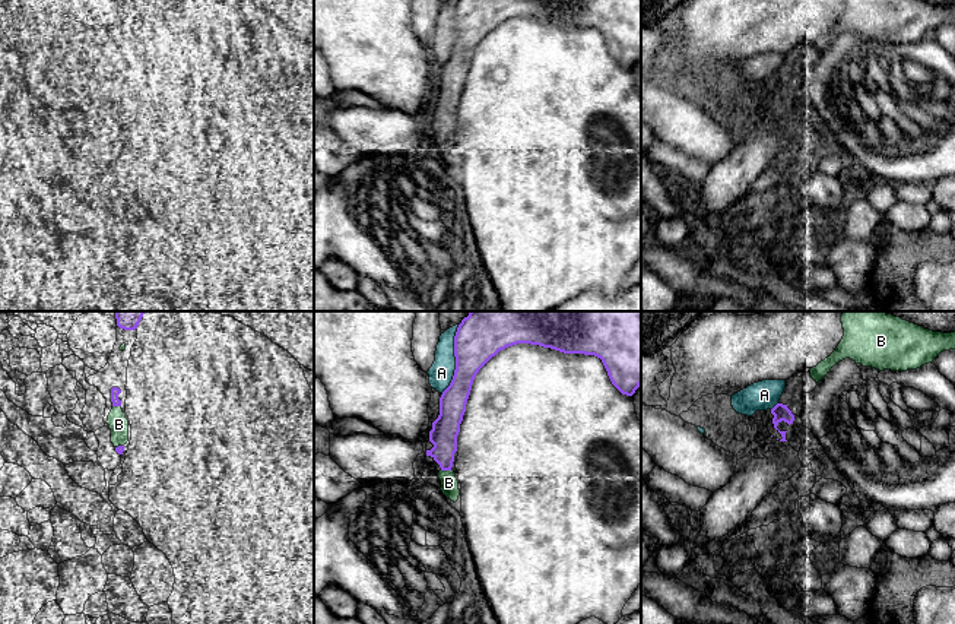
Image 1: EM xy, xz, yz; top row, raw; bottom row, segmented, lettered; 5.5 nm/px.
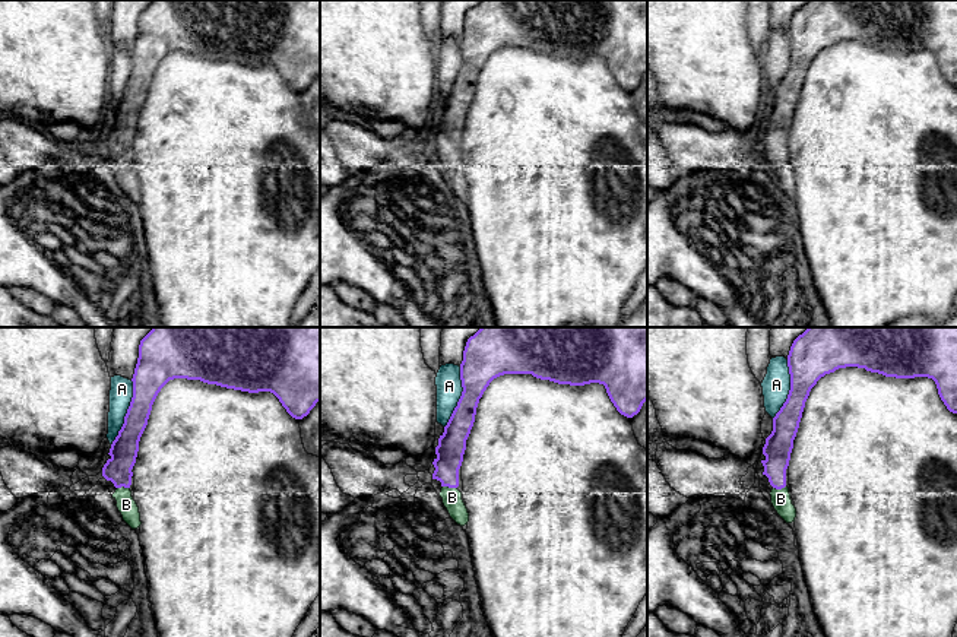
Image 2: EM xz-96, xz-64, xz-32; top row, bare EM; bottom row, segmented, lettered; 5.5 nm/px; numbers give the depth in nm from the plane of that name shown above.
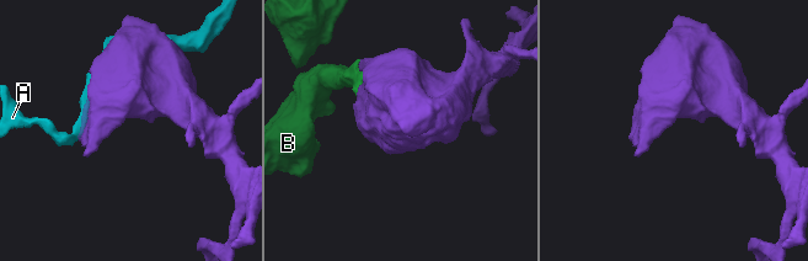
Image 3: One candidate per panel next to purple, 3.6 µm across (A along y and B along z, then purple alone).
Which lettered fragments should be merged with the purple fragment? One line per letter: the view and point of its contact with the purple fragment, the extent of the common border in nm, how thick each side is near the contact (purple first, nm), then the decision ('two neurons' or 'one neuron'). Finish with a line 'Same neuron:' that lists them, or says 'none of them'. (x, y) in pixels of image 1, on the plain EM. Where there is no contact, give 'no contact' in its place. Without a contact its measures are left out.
A: meets purple in xz at (456, 34); contact 380 nm long; 220 nm thick on the purple side, 130 nm on the other; two neurons
B: meets purple in xz at (446, 142); contact 60 nm long; 150 nm thick on the purple side, 100 nm on the other; one neuron
Same neuron: B

